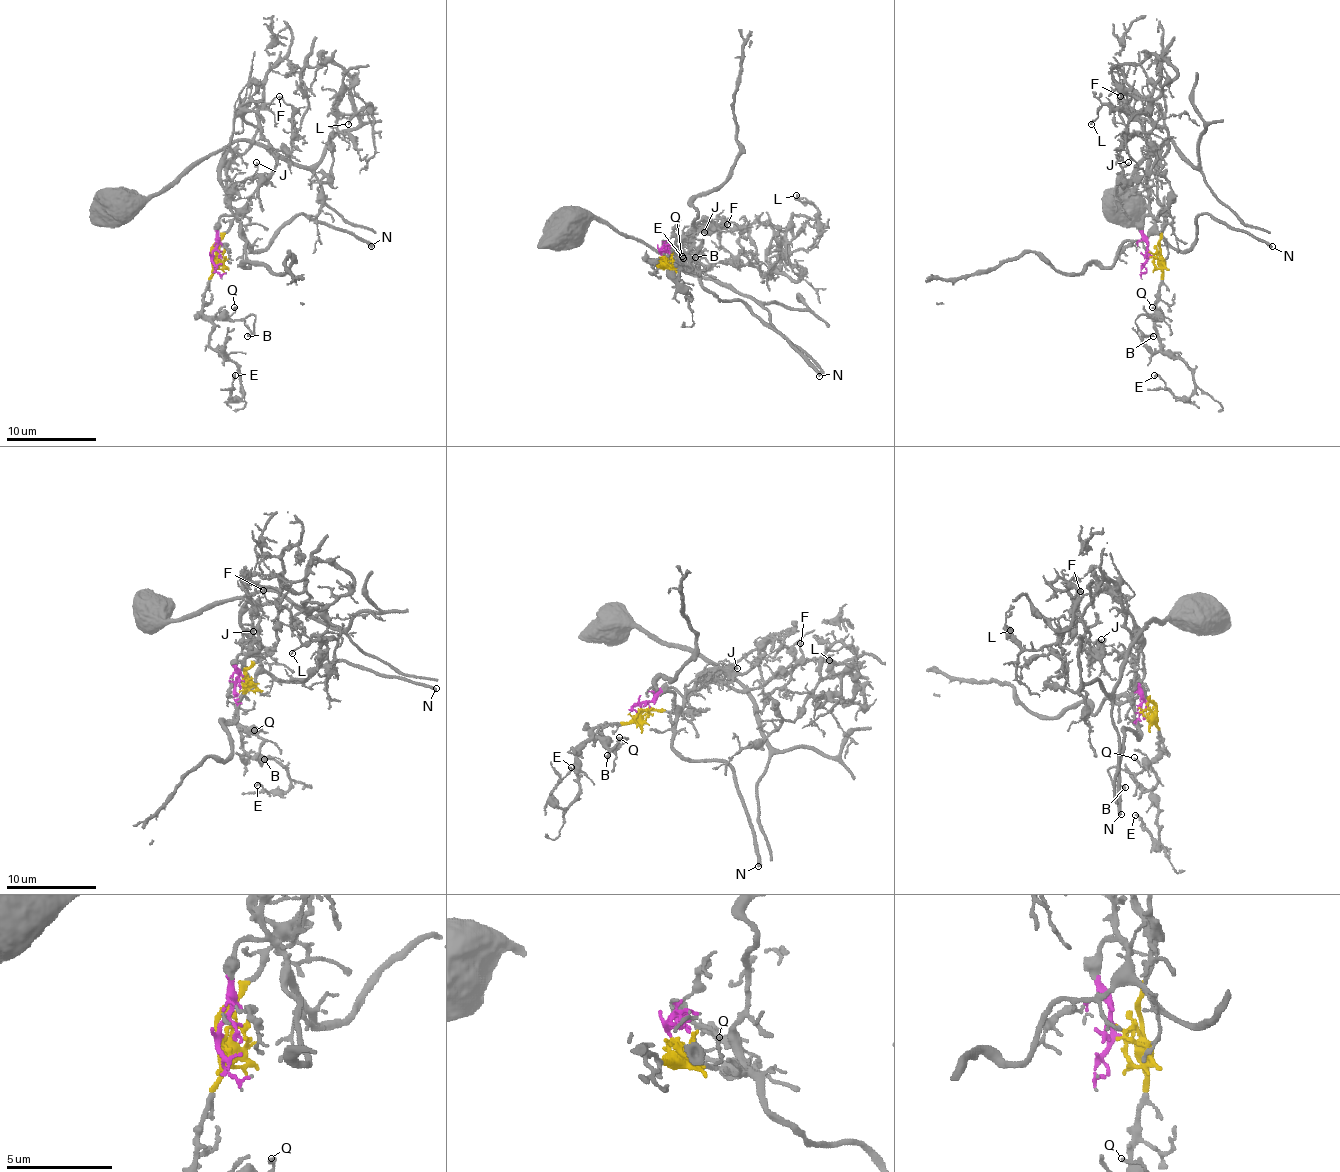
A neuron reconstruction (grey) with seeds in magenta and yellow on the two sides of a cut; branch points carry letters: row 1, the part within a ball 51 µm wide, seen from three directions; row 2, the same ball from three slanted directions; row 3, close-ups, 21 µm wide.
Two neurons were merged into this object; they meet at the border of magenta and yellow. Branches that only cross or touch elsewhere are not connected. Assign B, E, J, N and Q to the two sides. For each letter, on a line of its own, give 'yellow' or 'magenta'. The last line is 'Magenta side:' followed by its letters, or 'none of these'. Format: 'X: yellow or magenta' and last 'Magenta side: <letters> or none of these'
B: yellow
E: yellow
J: magenta
N: magenta
Q: yellow
Magenta side: J, N

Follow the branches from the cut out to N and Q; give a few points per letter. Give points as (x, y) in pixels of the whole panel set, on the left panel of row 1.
N: (213, 256), (218, 220), (229, 215), (240, 224), (240, 233), (254, 251), (303, 213), (348, 231), (370, 247)
Q: (213, 256), (202, 312), (224, 316), (231, 314), (233, 307)

